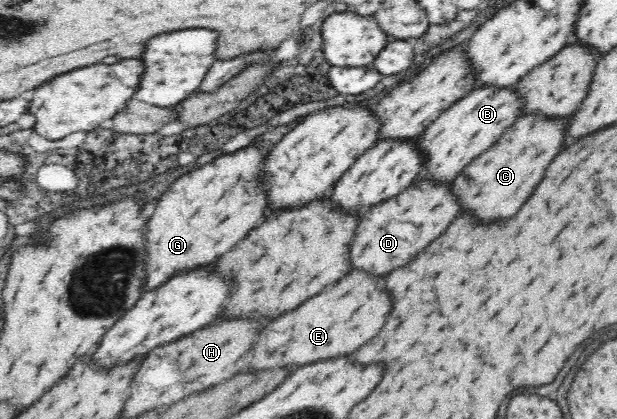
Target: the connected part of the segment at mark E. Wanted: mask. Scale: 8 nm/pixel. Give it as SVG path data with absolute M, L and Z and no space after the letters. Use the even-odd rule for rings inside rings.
M352 270L332 284L332 288L324 288L324 292L312 296L306 304L300 304L300 308L272 320L260 332L260 338L252 348L254 360L250 362L250 370L274 366L292 370L321 360L348 356L382 330L390 310L392 300L386 292L384 278Z

